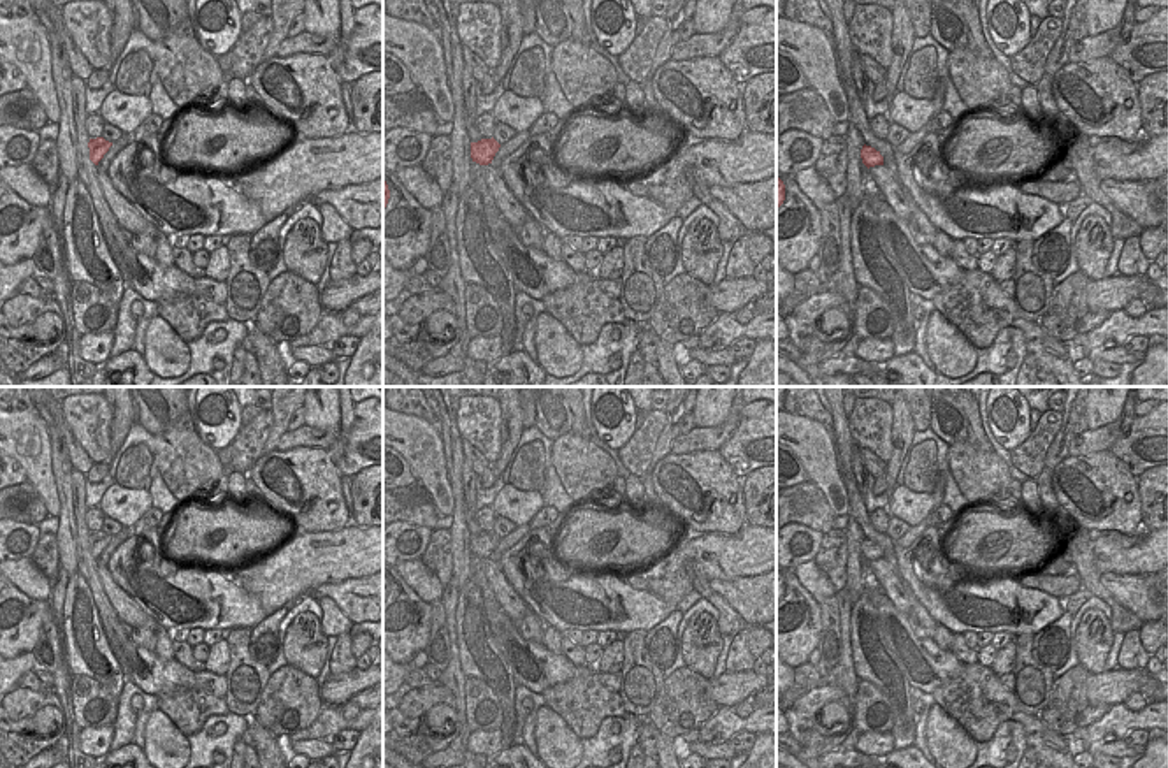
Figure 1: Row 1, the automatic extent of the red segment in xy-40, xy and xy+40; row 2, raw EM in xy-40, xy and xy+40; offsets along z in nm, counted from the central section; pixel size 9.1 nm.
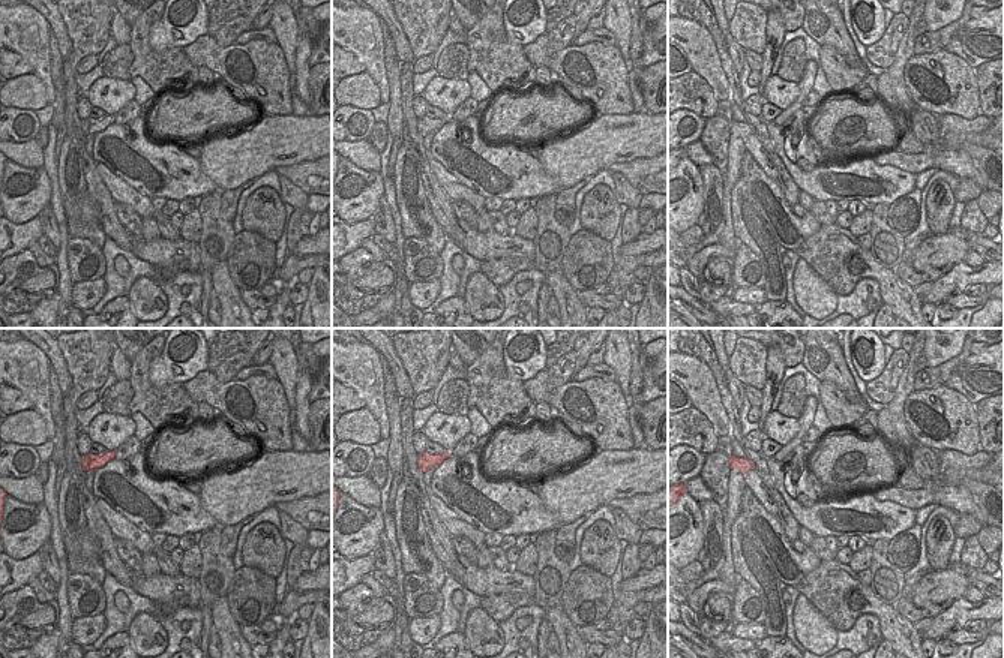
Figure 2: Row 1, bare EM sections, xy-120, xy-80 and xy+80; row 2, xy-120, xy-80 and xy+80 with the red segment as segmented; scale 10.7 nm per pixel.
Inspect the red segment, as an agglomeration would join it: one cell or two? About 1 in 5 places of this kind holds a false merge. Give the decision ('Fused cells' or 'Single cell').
Single cell.

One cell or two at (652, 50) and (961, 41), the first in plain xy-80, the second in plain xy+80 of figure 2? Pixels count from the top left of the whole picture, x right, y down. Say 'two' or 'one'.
one

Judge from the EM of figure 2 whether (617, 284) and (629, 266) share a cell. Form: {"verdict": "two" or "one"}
{"verdict": "two"}

